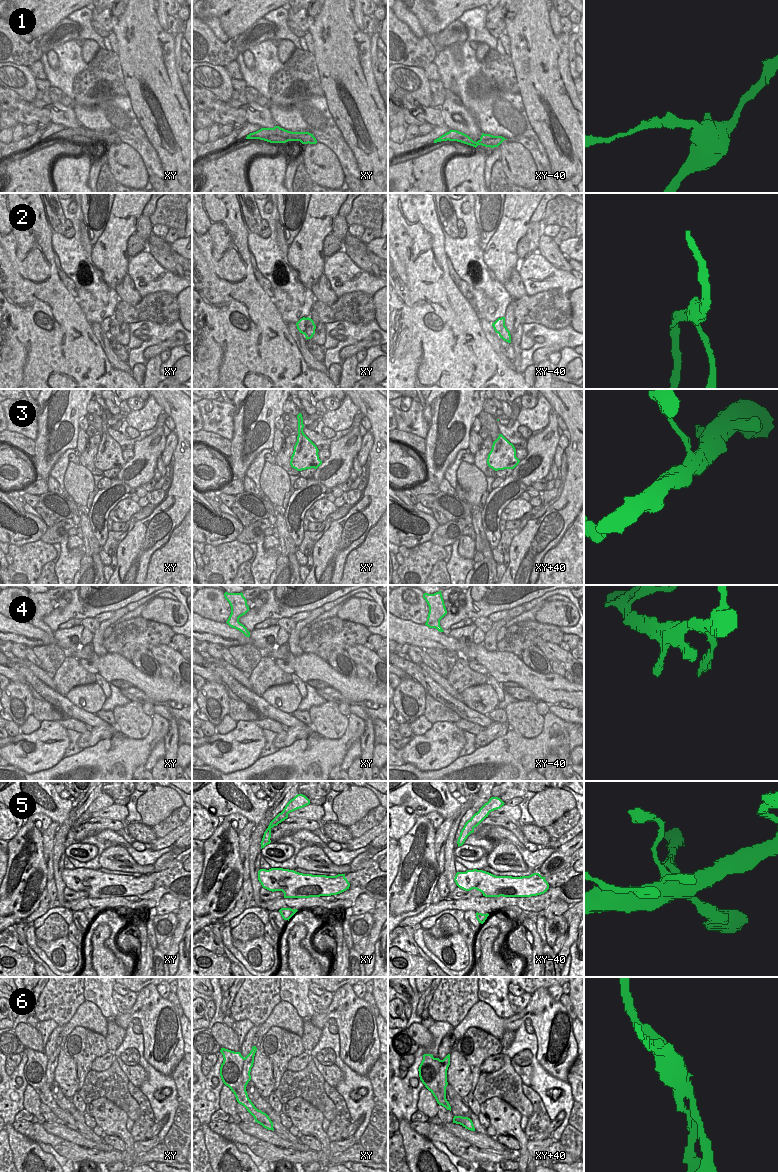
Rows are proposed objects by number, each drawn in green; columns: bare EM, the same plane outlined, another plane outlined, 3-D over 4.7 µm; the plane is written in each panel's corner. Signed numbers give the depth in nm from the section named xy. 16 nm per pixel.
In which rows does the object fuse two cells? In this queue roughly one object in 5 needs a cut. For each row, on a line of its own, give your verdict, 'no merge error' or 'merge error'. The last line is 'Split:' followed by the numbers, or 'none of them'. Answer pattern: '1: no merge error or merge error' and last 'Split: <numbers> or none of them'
1: merge error
2: merge error
3: no merge error
4: no merge error
5: no merge error
6: merge error
Split: 1, 2, 6

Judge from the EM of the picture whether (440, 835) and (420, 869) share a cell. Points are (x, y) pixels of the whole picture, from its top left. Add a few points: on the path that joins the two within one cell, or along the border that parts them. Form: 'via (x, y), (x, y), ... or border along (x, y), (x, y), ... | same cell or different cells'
border along (435, 830), (435, 858), (439, 867) | different cells

